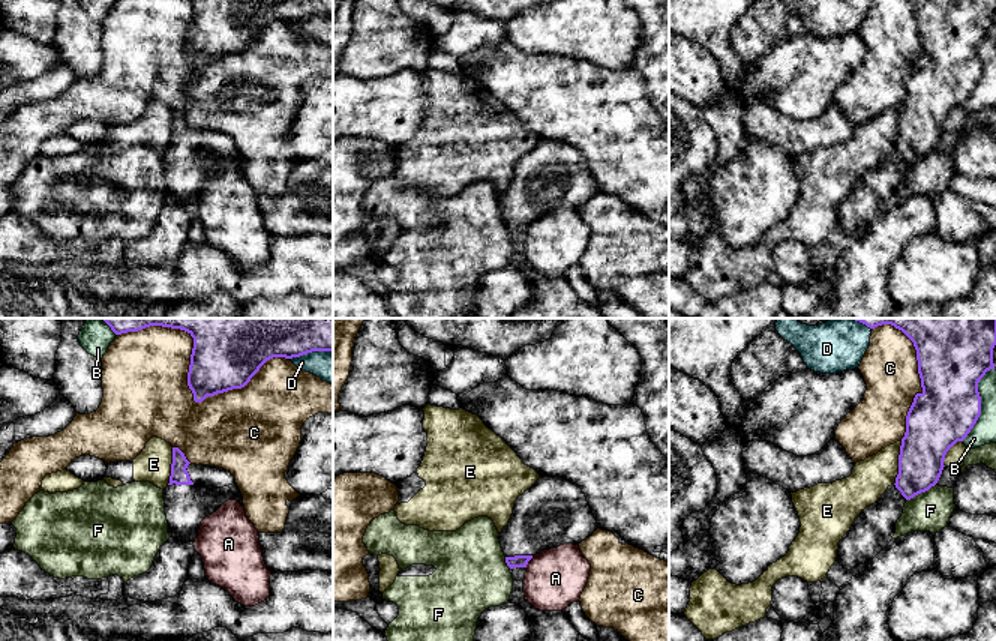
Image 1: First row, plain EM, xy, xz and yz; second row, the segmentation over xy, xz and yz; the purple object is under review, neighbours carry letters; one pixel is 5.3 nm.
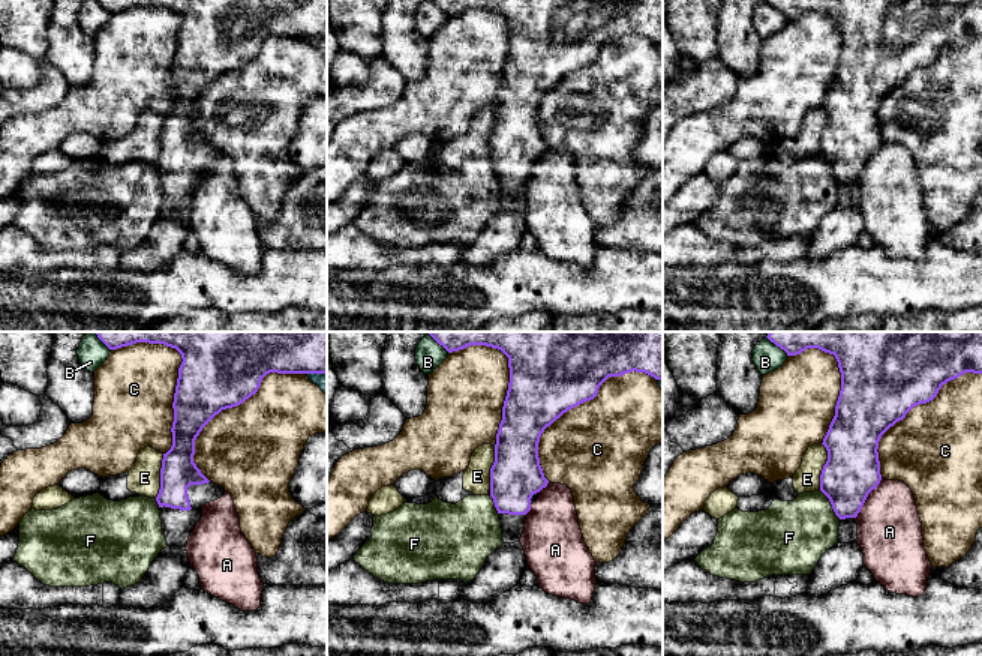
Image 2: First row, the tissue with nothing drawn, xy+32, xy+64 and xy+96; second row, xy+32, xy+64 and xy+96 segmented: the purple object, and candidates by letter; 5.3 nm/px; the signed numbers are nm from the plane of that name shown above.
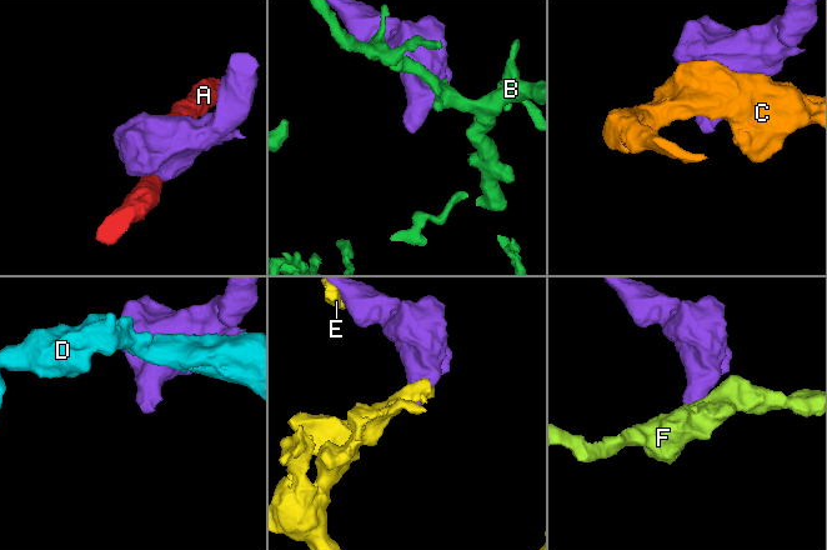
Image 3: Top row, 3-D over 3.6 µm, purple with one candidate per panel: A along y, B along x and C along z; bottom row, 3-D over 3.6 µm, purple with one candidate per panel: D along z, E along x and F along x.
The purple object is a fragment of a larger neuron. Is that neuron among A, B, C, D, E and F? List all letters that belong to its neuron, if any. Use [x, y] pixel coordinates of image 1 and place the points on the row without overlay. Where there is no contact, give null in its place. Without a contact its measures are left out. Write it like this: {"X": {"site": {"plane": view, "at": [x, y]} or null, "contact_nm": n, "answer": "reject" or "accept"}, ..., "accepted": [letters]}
{"A": {"site": {"plane": "xz", "at": [528, 224]}, "contact_nm": 80, "answer": "reject"}, "B": {"site": {"plane": "yz", "at": [980, 66]}, "contact_nm": 420, "answer": "reject"}, "C": {"site": {"plane": "xy", "at": [233, 51]}, "contact_nm": 550, "answer": "reject"}, "D": {"site": {"plane": "xy", "at": [309, 15]}, "contact_nm": 240, "answer": "reject"}, "E": {"site": {"plane": "yz", "at": [899, 126]}, "contact_nm": 240, "answer": "reject"}, "F": {"site": {"plane": "yz", "at": [920, 156]}, "contact_nm": 180, "answer": "reject"}, "accepted": []}

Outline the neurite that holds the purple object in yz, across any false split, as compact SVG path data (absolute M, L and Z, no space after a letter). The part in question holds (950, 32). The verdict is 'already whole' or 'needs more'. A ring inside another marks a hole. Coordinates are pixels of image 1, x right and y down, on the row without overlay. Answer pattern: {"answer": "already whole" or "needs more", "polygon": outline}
{"answer": "needs more", "polygon": "M908 0L916 14L922 56L916 57L906 80L906 96L898 119L896 147L866 171L838 206L836 224L848 234L868 228L892 203L904 167L934 150L942 138L946 116L963 105L981 78L978 47L994 33L996 0Z"}

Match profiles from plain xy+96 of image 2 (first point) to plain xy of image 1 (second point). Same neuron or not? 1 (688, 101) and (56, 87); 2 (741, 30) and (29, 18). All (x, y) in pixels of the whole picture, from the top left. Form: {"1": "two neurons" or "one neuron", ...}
{"1": "one neuron", "2": "two neurons"}

